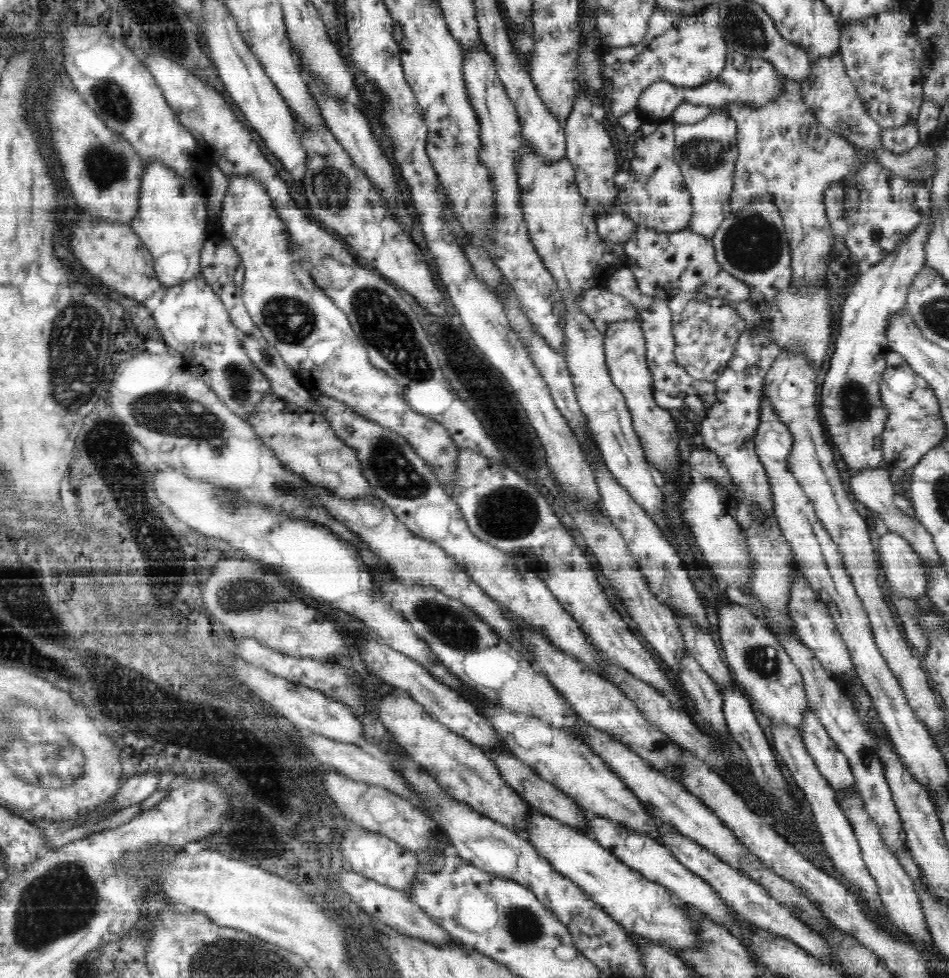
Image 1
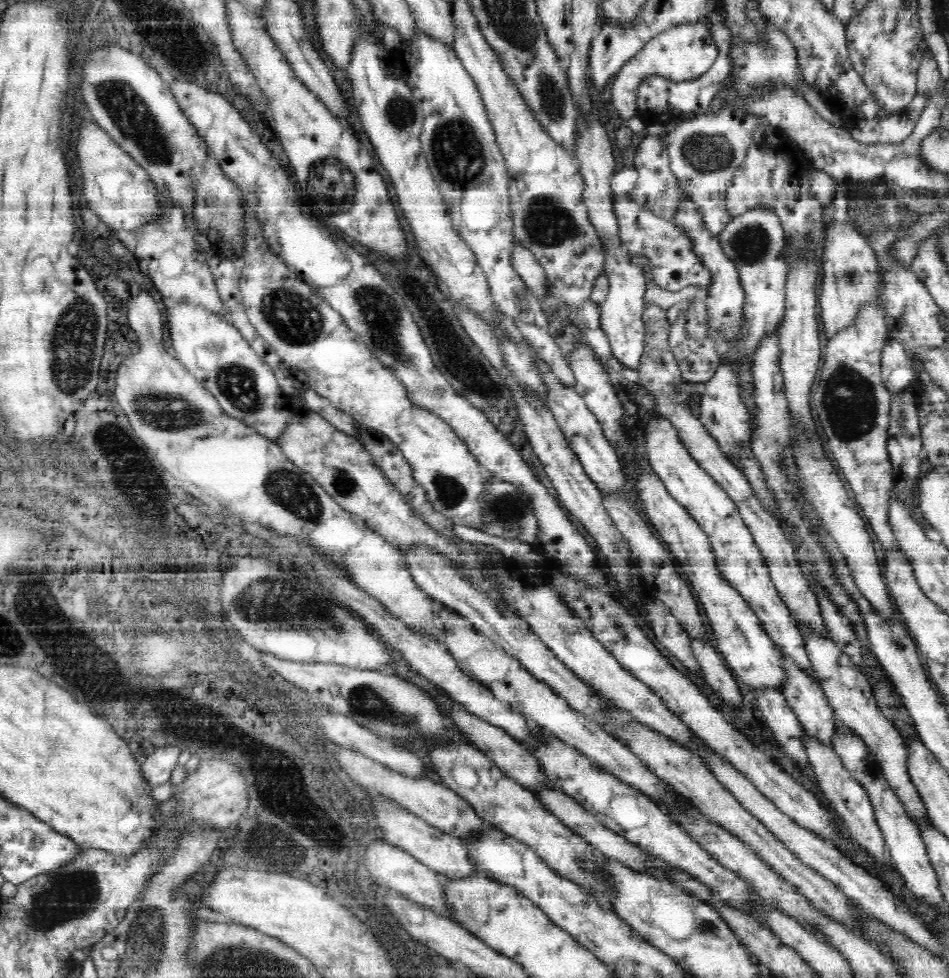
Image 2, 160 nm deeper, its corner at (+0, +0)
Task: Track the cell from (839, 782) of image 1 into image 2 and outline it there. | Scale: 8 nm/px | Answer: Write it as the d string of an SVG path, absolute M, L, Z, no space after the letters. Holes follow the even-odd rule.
M781 651L781 654L783 655L783 665L786 666L787 675L787 682L783 686L782 694L788 706L796 713L804 732L808 733L808 737L812 737L816 741L822 741L824 745L832 748L834 734L836 733L836 718L834 718L834 711L823 694L823 688L818 681L812 680L808 673L804 673L804 669L800 669L796 665L796 661L792 661L792 657L788 657L784 651Z

